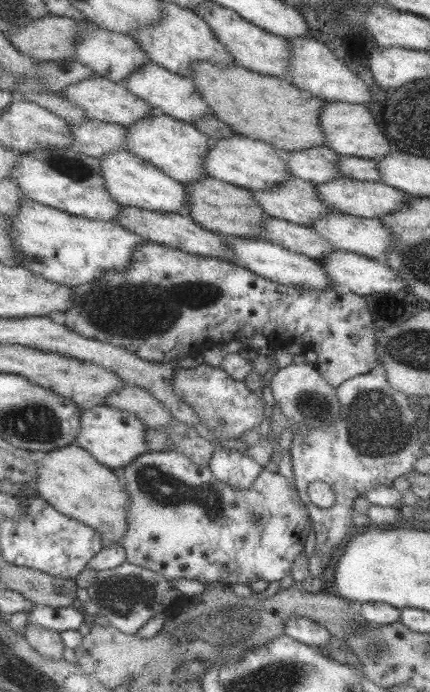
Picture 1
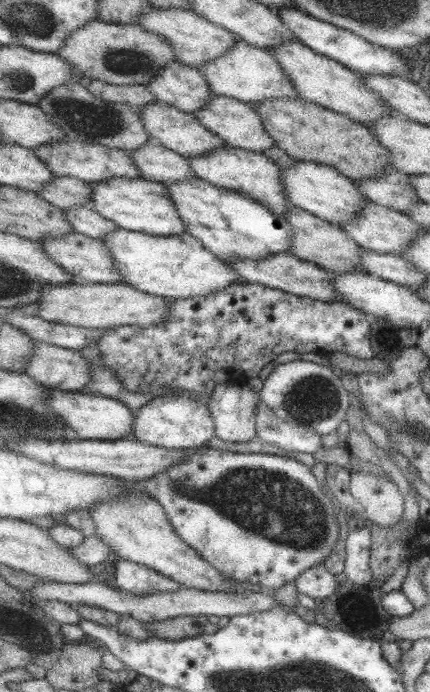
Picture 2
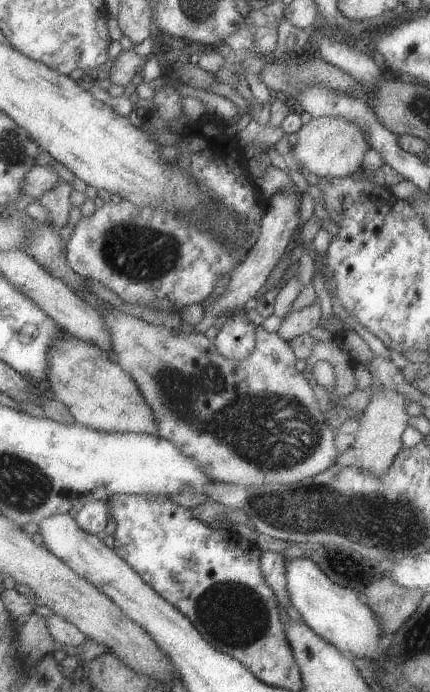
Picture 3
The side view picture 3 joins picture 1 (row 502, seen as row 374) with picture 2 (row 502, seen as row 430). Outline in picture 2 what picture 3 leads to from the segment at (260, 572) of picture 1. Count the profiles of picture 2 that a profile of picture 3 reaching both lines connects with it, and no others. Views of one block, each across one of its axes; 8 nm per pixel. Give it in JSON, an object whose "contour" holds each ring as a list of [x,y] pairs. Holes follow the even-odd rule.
{"contour":[[[203,448],[203,450],[195,450],[193,454],[187,456],[187,460],[181,460],[181,464],[173,464],[171,468],[165,468],[163,472],[159,472],[157,476],[149,478],[143,482],[145,486],[145,492],[157,500],[163,510],[165,510],[165,516],[169,520],[169,524],[173,526],[175,534],[189,546],[193,548],[205,562],[209,562],[213,568],[217,568],[219,572],[223,572],[225,576],[231,576],[237,584],[241,582],[251,582],[257,590],[277,590],[277,588],[283,588],[285,584],[293,582],[303,570],[311,568],[311,566],[317,566],[317,564],[323,564],[323,560],[327,556],[331,556],[337,540],[339,540],[339,522],[335,518],[335,500],[331,500],[321,488],[319,484],[315,482],[313,474],[309,472],[309,466],[293,460],[293,458],[283,458],[283,456],[275,456],[275,454],[239,454],[239,452],[225,452],[225,450],[219,450],[219,448]]]}

